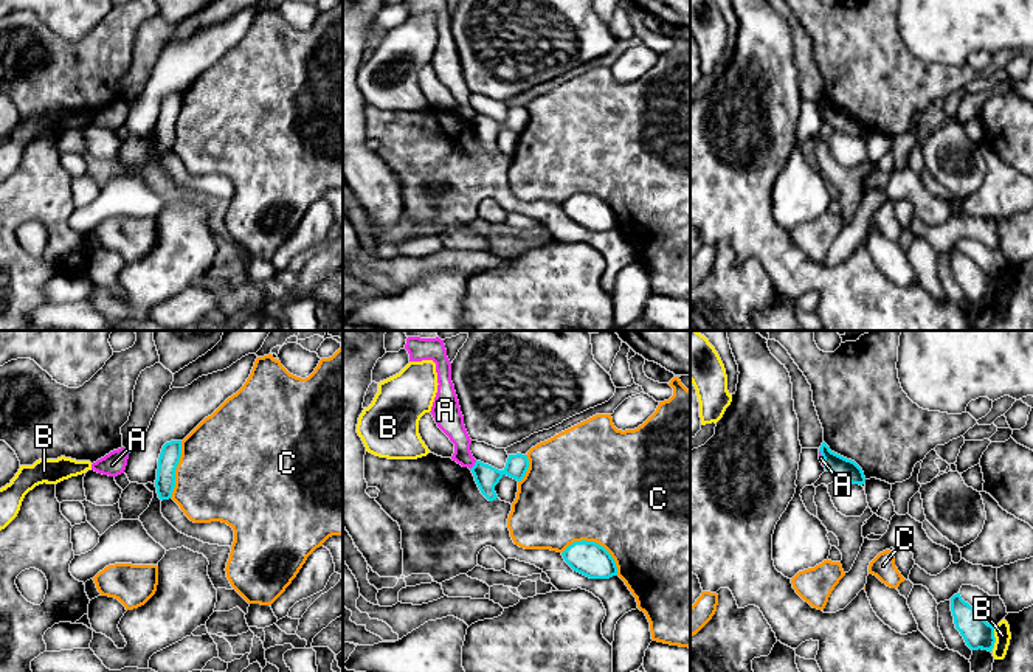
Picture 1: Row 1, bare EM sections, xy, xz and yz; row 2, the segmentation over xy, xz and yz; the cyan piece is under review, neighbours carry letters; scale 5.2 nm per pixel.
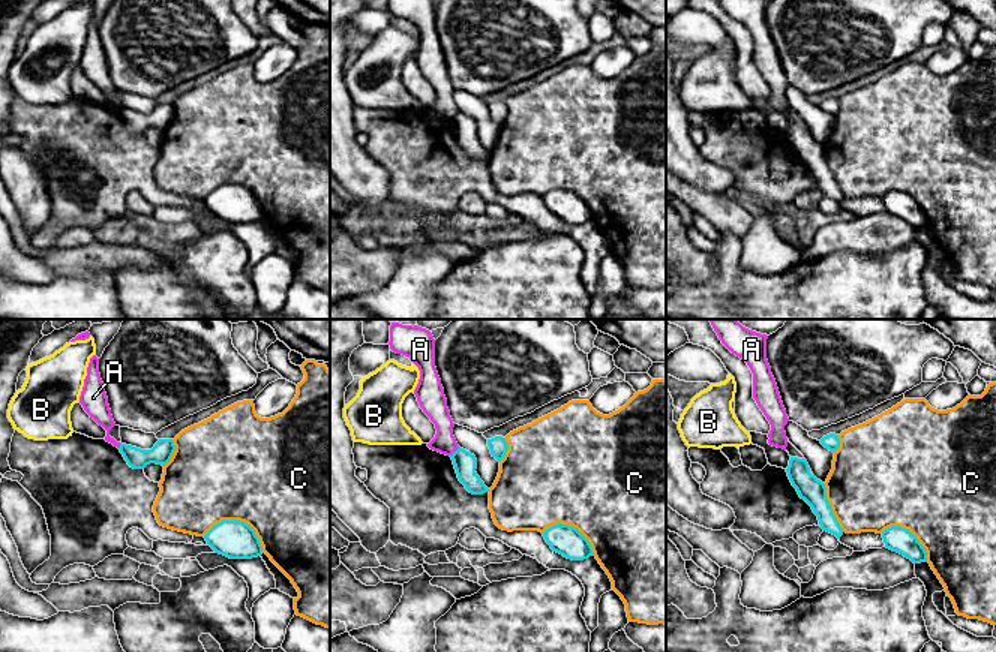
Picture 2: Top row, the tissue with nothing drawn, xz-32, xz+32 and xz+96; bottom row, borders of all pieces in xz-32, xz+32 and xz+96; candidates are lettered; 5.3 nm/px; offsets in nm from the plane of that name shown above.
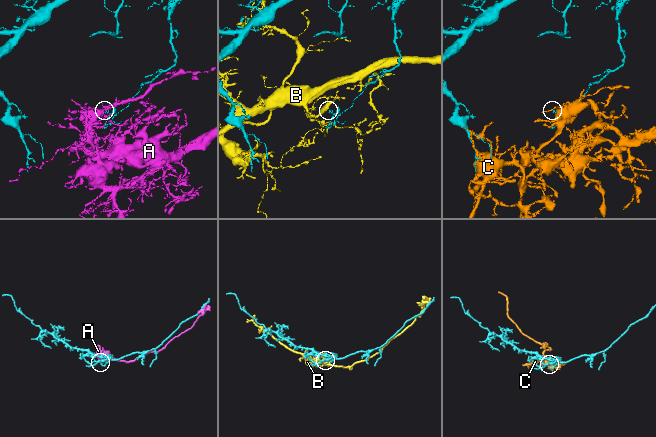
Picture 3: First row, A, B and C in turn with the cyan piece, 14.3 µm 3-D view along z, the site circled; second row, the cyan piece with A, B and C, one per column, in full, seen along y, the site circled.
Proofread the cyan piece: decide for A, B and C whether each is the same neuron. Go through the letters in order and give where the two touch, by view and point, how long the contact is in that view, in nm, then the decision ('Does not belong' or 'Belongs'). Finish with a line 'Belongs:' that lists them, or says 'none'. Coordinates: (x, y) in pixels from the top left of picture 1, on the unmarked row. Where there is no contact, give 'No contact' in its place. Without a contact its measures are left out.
A: Touches cyan at xz (473, 118). Shared border 60 nm. Does not belong
B: Touches cyan at yz (993, 289). Shared border 110 nm. Does not belong
C: Touches cyan at xz (594, 194). Shared border 320 nm. Does not belong
Belongs: none

